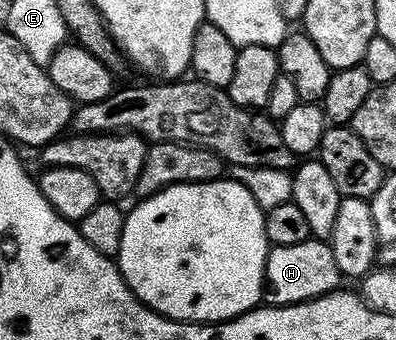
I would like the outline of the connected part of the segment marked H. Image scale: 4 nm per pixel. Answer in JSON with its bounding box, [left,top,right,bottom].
[263,236,343,306]

